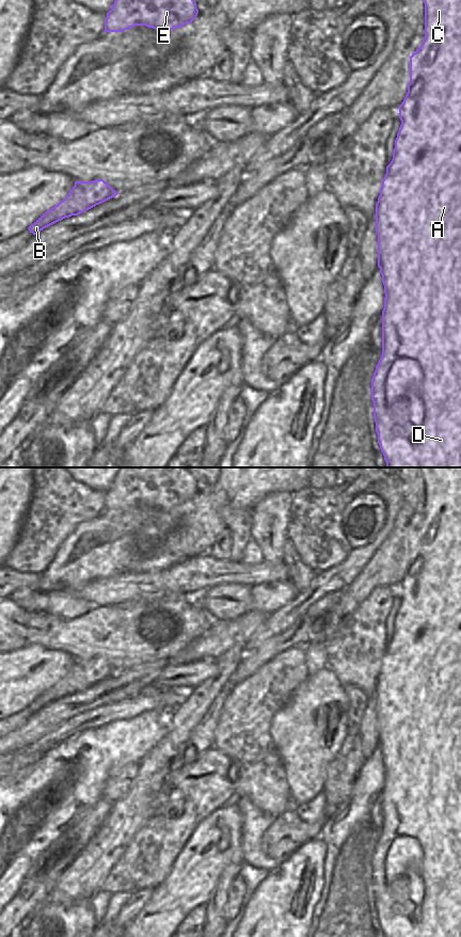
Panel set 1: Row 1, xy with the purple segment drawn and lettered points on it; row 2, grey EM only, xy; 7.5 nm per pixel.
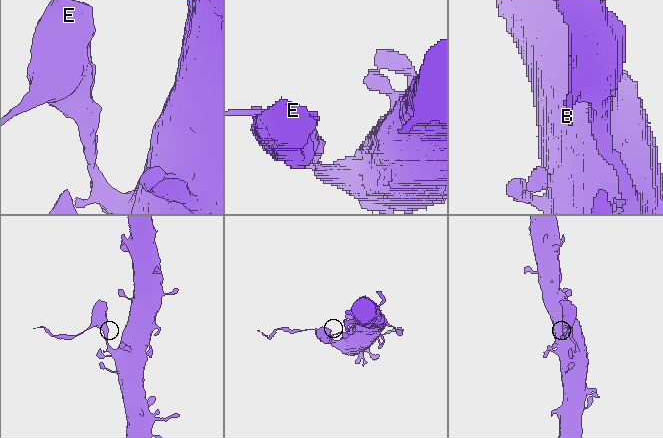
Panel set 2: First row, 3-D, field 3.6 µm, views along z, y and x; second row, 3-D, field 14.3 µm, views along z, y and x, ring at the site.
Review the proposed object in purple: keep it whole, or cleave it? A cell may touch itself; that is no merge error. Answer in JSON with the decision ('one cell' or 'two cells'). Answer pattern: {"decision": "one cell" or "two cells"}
{"decision": "two cells"}

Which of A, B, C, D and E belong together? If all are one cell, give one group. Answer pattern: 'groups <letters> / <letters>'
groups A C D E / B

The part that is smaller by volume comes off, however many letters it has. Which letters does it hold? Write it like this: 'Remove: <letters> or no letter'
Remove: B

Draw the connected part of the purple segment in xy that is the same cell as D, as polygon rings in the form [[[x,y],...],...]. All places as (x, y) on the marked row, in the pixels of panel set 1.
[[[461,0],[423,1],[425,37],[410,57],[408,93],[398,113],[401,125],[376,204],[378,267],[385,298],[382,311],[382,355],[371,379],[371,400],[378,443],[386,467],[461,467]]]

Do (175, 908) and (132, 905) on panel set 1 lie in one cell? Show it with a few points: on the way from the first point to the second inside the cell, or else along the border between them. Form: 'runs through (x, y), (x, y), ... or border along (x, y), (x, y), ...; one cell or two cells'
border along (154, 888), (149, 900), (126, 925); two cells

